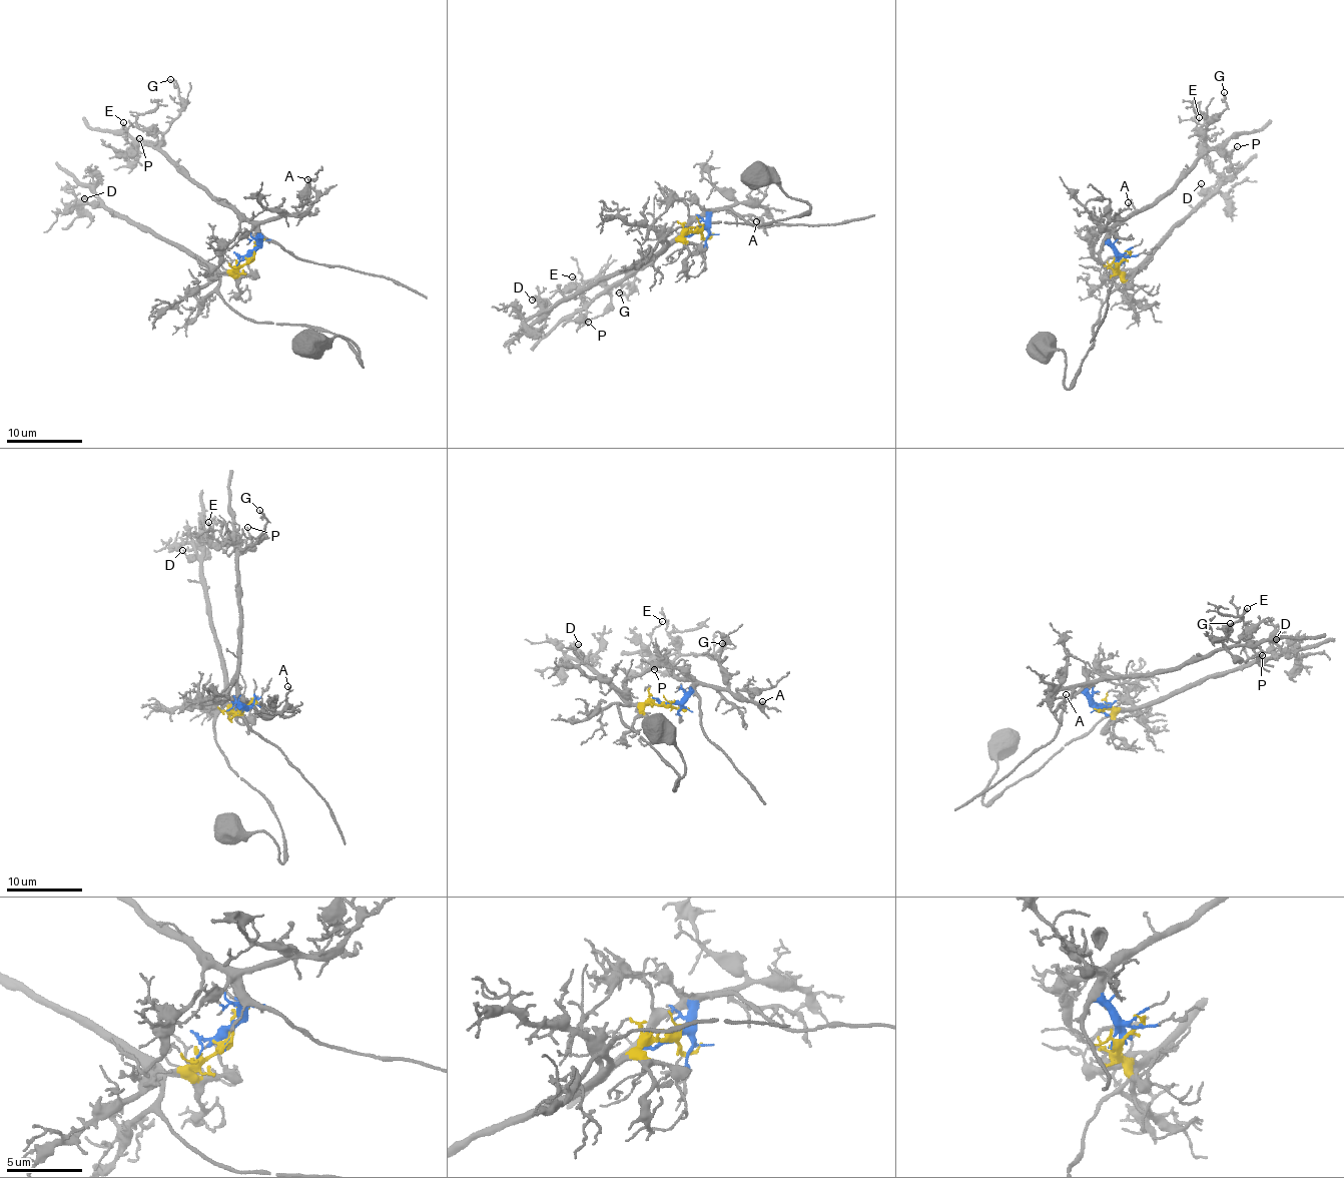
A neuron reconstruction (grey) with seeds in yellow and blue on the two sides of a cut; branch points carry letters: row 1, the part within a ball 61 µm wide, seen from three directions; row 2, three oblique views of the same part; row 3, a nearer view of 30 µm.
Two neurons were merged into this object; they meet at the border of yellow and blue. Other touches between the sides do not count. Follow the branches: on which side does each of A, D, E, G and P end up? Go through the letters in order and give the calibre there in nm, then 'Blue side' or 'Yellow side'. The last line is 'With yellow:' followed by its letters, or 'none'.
A: Thickness 180 nm. Blue side
D: Thickness 130 nm. Yellow side
E: Thickness 140 nm. Blue side
G: Thickness 150 nm. Blue side
P: Thickness 130 nm. Blue side
With yellow: D

